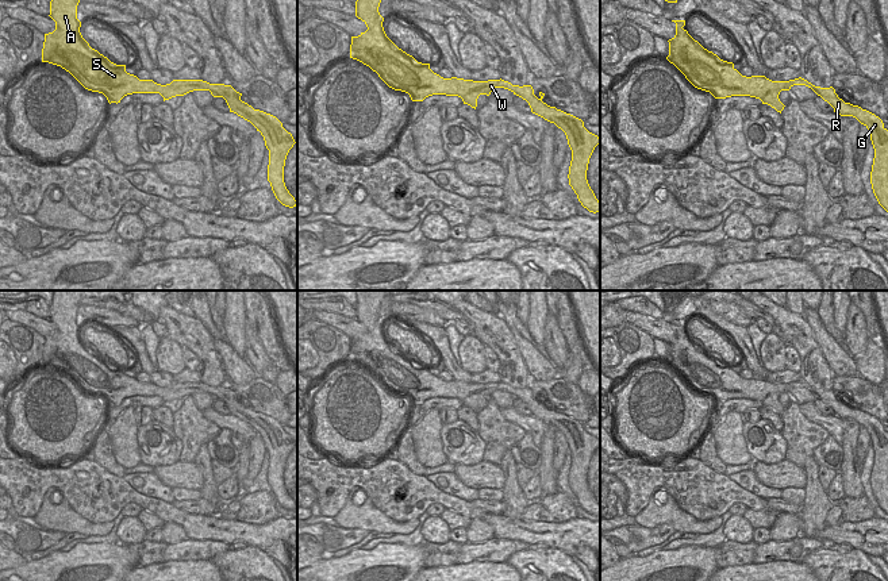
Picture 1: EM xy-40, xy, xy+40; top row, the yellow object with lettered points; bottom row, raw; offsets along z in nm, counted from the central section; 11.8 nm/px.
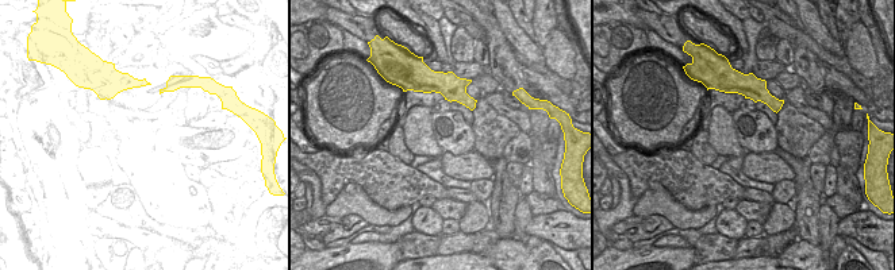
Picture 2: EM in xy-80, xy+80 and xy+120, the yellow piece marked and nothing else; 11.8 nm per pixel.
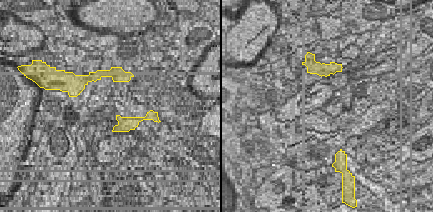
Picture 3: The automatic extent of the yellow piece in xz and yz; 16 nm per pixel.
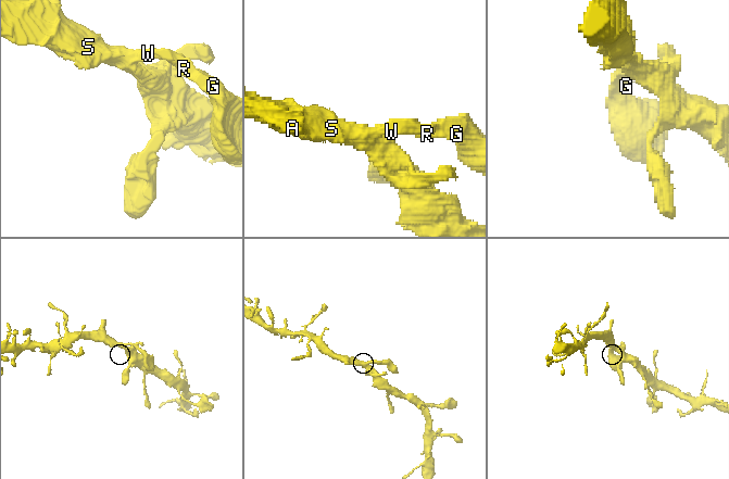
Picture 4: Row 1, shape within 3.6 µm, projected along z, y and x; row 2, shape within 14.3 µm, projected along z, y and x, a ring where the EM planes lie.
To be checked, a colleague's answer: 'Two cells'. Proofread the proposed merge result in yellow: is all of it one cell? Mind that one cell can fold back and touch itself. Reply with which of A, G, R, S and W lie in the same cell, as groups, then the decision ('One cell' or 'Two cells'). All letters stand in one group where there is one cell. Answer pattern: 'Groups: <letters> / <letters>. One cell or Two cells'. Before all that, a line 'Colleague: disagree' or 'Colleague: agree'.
Colleague: disagree
Groups: A G R S W. One cell

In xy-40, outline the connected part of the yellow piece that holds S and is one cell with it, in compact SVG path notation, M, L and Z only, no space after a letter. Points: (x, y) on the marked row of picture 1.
M80 0L50 1L49 16L55 22L55 30L45 34L42 62L61 66L85 89L103 93L109 104L118 104L132 93L159 93L164 101L193 91L209 91L214 97L223 97L230 112L250 122L264 136L269 150L268 181L276 199L289 208L297 205L284 182L285 159L296 142L276 116L242 101L242 93L231 85L209 84L203 80L173 80L170 84L161 85L127 73L126 65L111 62L82 38L81 22L77 19L78 3Z

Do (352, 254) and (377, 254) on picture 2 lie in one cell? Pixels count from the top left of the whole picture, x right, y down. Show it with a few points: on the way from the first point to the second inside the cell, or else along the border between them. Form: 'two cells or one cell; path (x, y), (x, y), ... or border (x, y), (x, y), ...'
one cell; path (358, 254), (371, 254)

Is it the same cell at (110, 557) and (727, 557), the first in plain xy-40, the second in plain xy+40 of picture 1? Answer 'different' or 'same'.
different

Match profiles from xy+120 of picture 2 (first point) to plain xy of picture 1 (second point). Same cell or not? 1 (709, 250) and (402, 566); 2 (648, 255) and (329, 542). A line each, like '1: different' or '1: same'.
1: different
2: different

